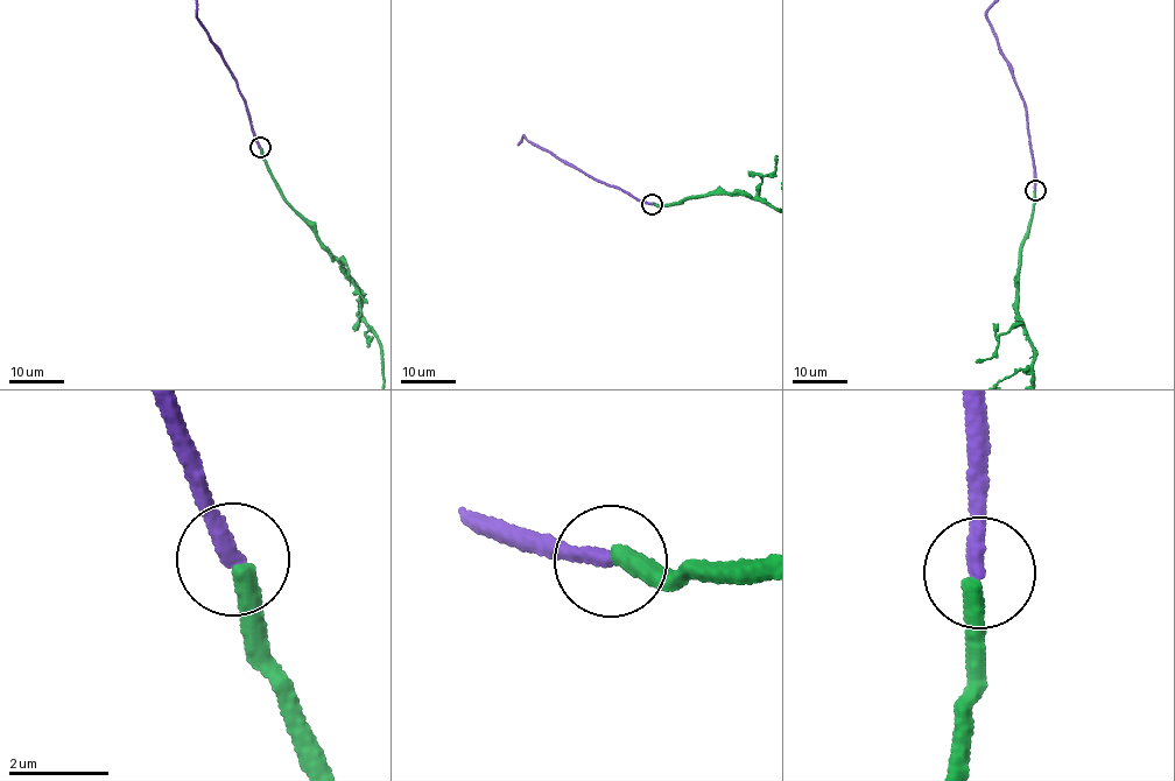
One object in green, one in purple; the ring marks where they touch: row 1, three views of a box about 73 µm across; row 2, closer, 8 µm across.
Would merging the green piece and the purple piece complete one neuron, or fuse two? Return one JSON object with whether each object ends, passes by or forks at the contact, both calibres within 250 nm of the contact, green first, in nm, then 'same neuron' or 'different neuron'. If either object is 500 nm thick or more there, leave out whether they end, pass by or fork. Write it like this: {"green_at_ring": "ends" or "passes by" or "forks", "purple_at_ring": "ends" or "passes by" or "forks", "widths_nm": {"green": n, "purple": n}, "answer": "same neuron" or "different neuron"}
{"green_at_ring": "ends", "purple_at_ring": "ends", "widths_nm": {"green": 400, "purple": 340}, "answer": "same neuron"}

